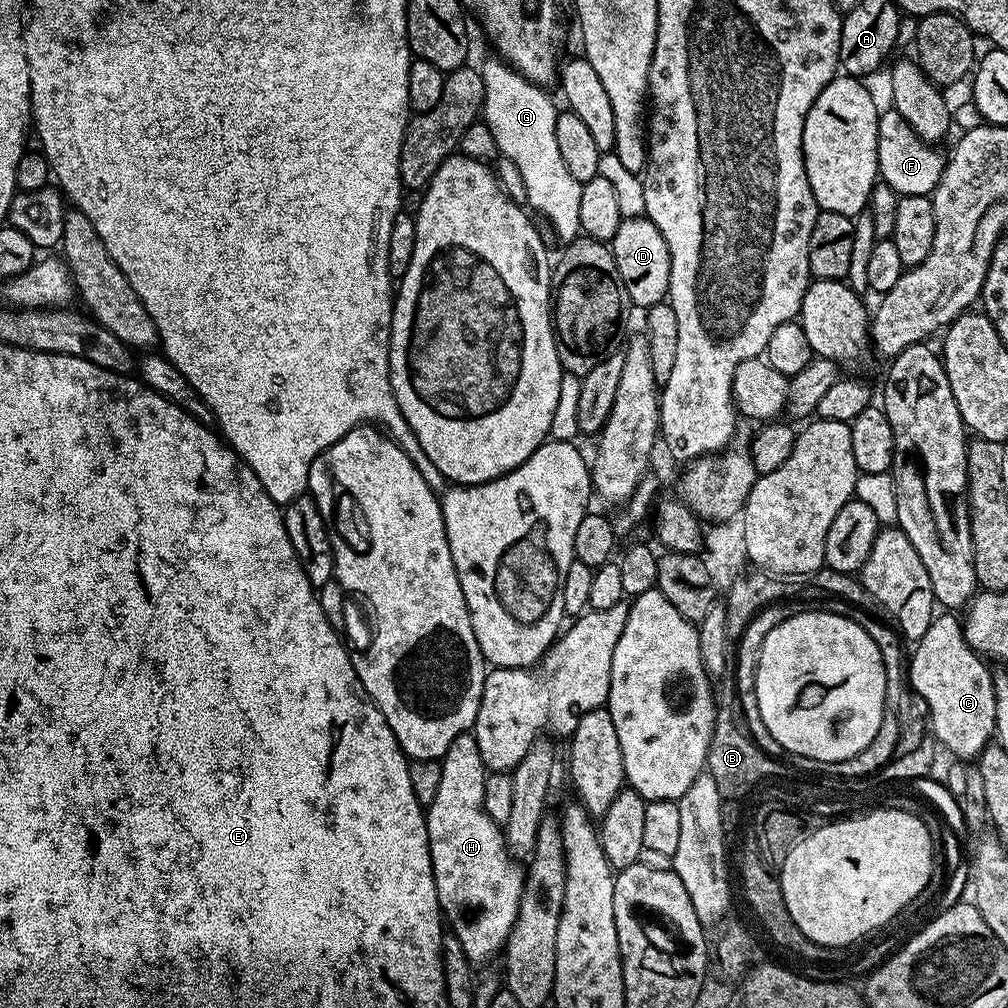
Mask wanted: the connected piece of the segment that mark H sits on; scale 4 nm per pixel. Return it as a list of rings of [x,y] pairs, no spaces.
[[[465,734],[450,742],[449,749],[440,760],[442,782],[438,782],[438,794],[434,794],[434,802],[427,805],[426,823],[428,826],[428,845],[432,855],[432,873],[436,879],[436,889],[440,900],[464,900],[468,908],[476,908],[476,912],[468,912],[468,932],[472,936],[480,936],[480,928],[512,928],[520,905],[521,873],[516,873],[505,847],[505,833],[501,825],[496,824],[484,809],[484,777],[486,769],[475,735]]]

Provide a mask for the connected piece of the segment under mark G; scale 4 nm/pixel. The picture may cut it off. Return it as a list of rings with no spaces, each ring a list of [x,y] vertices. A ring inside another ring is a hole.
[[[491,58],[478,71],[484,83],[484,111],[482,120],[488,123],[488,132],[496,148],[516,167],[524,183],[527,207],[533,213],[541,212],[548,219],[554,235],[560,242],[576,239],[581,235],[578,205],[582,203],[584,185],[572,177],[570,170],[562,163],[558,141],[554,138],[554,122],[558,105],[547,96],[539,84],[530,82],[511,64]]]

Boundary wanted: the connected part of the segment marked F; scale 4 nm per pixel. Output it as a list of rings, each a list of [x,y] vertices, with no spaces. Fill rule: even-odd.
[[[894,110],[881,111],[878,122],[878,176],[900,196],[931,197],[942,178],[946,163],[945,153],[940,153],[938,149],[939,147],[920,140],[906,118],[902,118],[902,114]]]

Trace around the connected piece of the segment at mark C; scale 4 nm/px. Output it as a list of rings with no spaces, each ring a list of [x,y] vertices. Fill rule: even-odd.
[[[940,614],[933,615],[932,621],[930,622],[930,626],[926,630],[926,634],[922,634],[922,638],[918,641],[915,641],[914,647],[916,648],[913,650],[911,649],[910,652],[910,659],[907,661],[906,664],[906,679],[910,685],[911,691],[913,693],[916,692],[918,695],[924,699],[924,704],[928,707],[928,716],[927,719],[930,721],[930,732],[931,735],[934,737],[937,745],[941,749],[944,748],[948,752],[953,752],[954,755],[957,756],[958,759],[962,760],[961,762],[972,762],[977,759],[980,755],[980,752],[983,751],[985,747],[990,743],[993,739],[995,733],[995,694],[994,694],[994,684],[992,682],[993,673],[991,671],[988,672],[988,668],[985,661],[982,659],[979,652],[973,650],[970,645],[966,642],[966,638],[964,637],[964,625],[961,623],[959,619],[955,620],[955,615],[952,614],[944,614],[948,616],[940,616]]]

